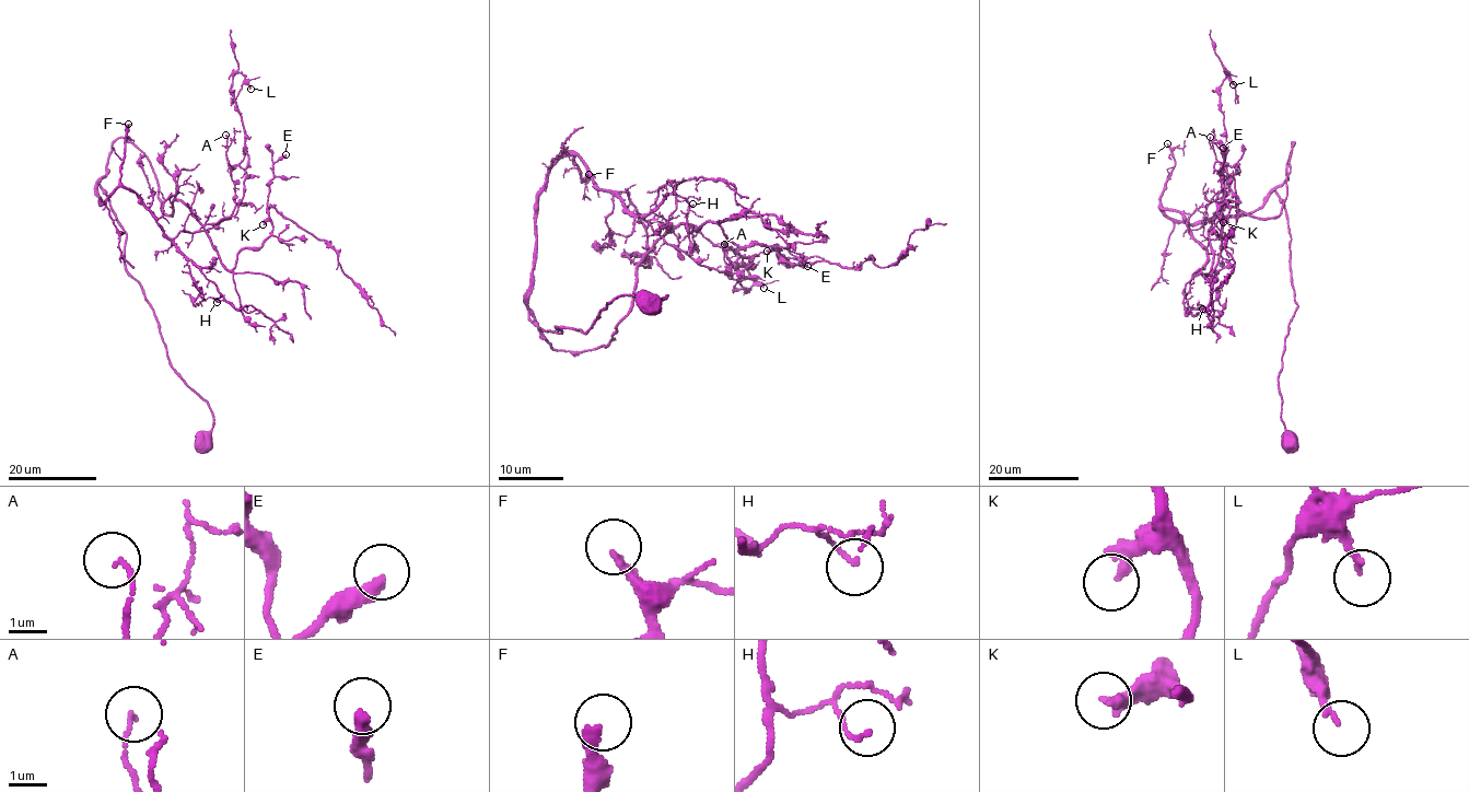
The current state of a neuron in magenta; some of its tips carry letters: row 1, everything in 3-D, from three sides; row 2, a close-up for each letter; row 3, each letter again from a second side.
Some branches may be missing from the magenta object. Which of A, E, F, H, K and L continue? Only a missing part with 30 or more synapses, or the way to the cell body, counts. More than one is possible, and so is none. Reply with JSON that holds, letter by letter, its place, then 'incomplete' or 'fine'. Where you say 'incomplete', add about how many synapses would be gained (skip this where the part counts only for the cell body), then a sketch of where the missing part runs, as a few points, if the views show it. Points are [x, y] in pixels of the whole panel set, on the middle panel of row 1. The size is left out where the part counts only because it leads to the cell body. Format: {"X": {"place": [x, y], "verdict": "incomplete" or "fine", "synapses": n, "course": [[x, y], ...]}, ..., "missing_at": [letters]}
{"A": {"place": [724, 244], "verdict": "fine"}, "E": {"place": [807, 266], "verdict": "fine"}, "F": {"place": [589, 174], "verdict": "fine"}, "H": {"place": [692, 204], "verdict": "fine"}, "K": {"place": [767, 251], "verdict": "fine"}, "L": {"place": [764, 288], "verdict": "fine"}, "missing_at": []}

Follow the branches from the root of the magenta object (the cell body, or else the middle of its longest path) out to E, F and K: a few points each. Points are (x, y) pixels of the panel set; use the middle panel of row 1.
E: (645, 302), (666, 296), (617, 296), (585, 334), (529, 317), (554, 348), (606, 345), (681, 223), (807, 266)
F: (645, 302), (666, 296), (617, 296), (585, 334), (528, 317), (547, 170), (569, 152), (581, 183), (589, 174)
K: (645, 302), (666, 296), (617, 296), (585, 334), (529, 317), (554, 348), (606, 345), (681, 223), (767, 251)

